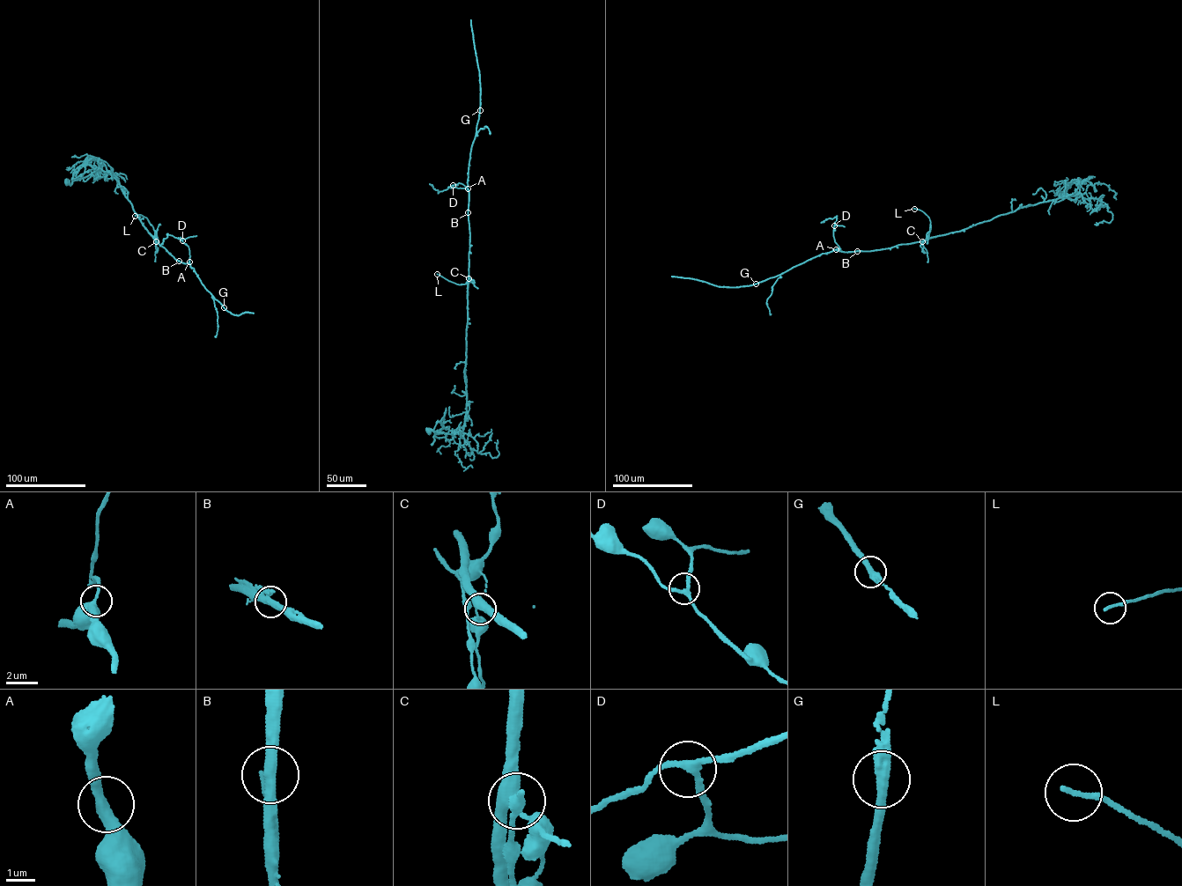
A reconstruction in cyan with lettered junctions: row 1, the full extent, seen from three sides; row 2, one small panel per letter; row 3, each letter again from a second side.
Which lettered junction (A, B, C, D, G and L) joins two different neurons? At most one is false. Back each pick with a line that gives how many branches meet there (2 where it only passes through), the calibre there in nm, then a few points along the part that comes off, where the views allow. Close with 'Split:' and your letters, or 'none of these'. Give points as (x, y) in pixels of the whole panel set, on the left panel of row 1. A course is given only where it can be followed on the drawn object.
Split: none of these

